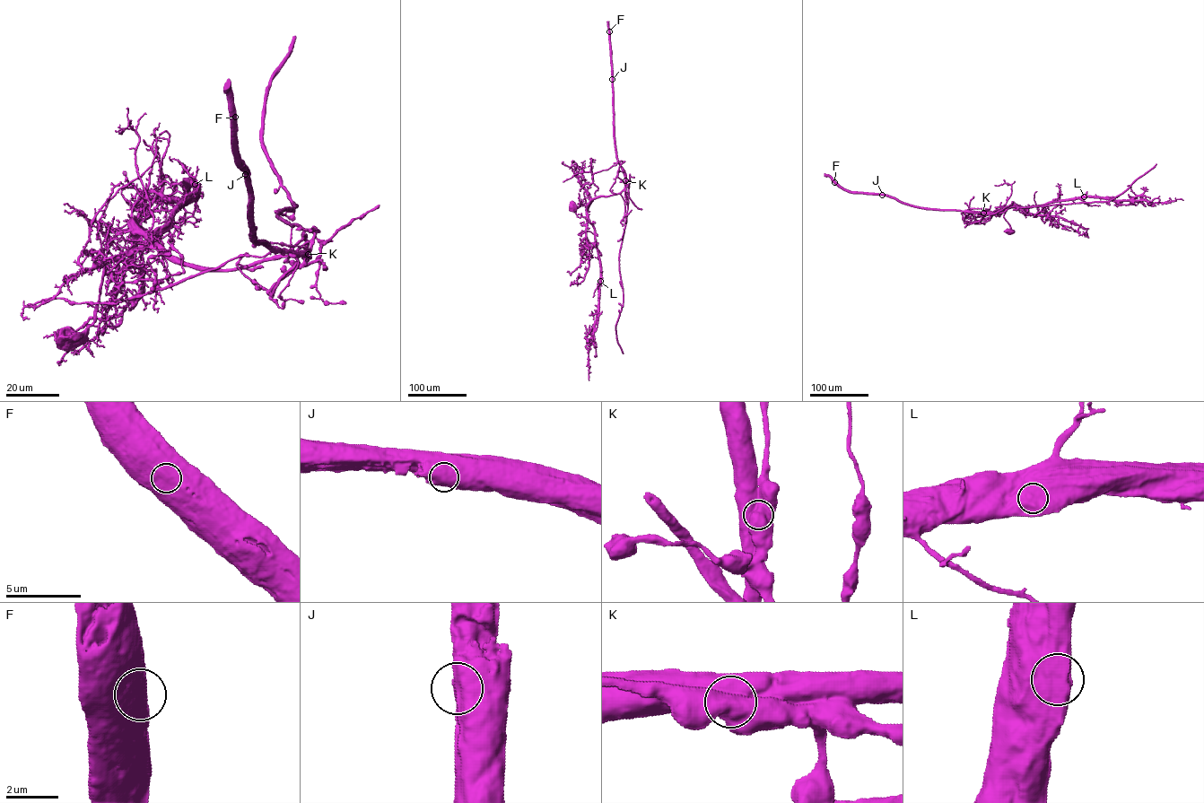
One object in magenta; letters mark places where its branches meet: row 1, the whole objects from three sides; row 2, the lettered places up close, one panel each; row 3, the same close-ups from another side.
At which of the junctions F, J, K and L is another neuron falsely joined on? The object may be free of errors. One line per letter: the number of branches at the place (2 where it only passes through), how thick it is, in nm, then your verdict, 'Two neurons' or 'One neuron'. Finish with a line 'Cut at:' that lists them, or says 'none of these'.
F: Branches: 1. Thickness 1050 nm. One neuron
J: Branches: 1. Thickness 1100 nm. One neuron
K: Branches: 1. Thickness 1100 nm. Two neurons
L: Branches: 1. Thickness 1000 nm. One neuron
Cut at: K

